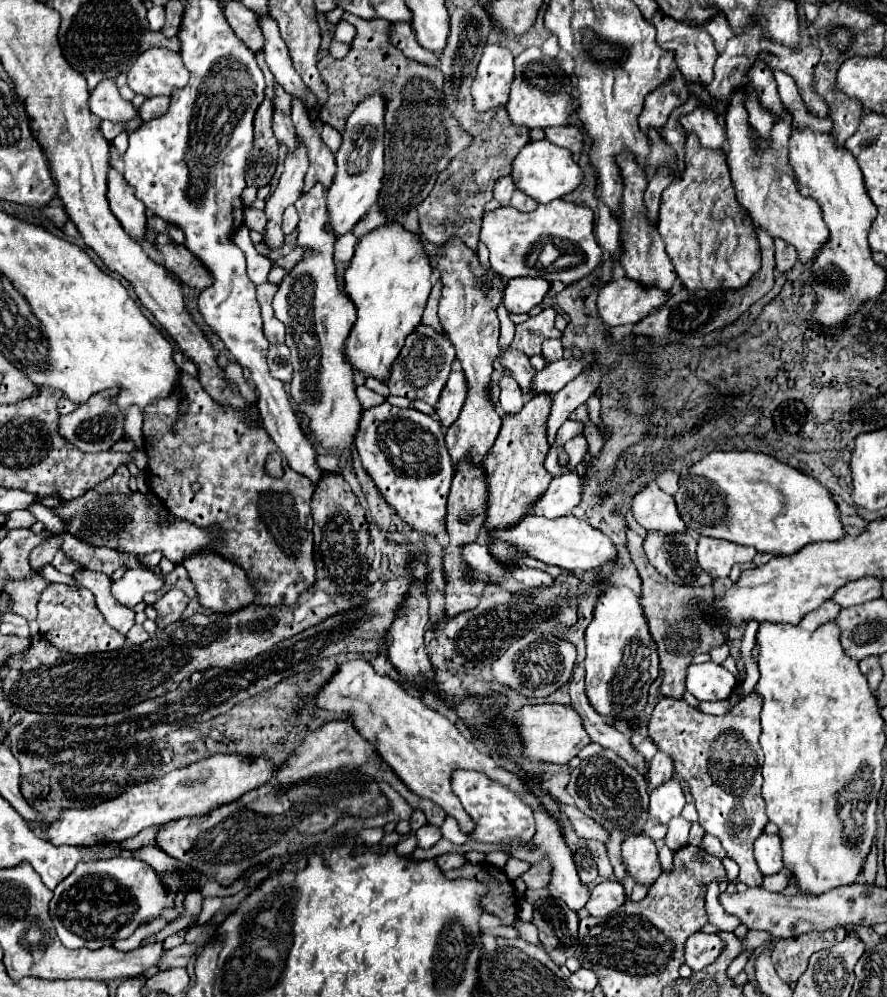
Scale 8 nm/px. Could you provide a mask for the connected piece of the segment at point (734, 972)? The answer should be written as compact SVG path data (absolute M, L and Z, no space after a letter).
M745 951L745 953L741 953L731 965L729 965L729 969L727 969L727 975L731 977L731 979L735 979L741 971L743 971L743 967L745 967L745 963L747 963L747 959L753 955L753 951Z

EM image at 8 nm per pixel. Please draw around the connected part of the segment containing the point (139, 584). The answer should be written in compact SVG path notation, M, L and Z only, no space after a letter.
M127 569L127 573L111 585L111 595L127 605L133 607L139 601L143 601L143 595L149 591L157 591L163 587L161 575L153 575L153 571L147 569Z

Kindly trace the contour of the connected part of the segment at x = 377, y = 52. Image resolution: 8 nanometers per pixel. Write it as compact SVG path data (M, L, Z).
M345 13L343 19L357 27L357 35L347 57L333 59L327 55L317 63L319 75L329 89L321 121L343 133L347 117L363 99L375 91L385 97L385 175L379 191L379 209L387 219L399 221L431 193L437 175L457 153L471 145L473 137L463 131L445 107L443 73L397 51L389 41L389 21L361 19L351 13Z

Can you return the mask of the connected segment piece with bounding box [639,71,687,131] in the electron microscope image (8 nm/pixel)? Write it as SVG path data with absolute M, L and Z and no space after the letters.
M673 71L671 81L659 85L651 95L645 99L645 107L639 115L639 127L641 129L657 129L667 123L667 117L671 111L687 101L687 91L685 91L685 77L679 71Z

